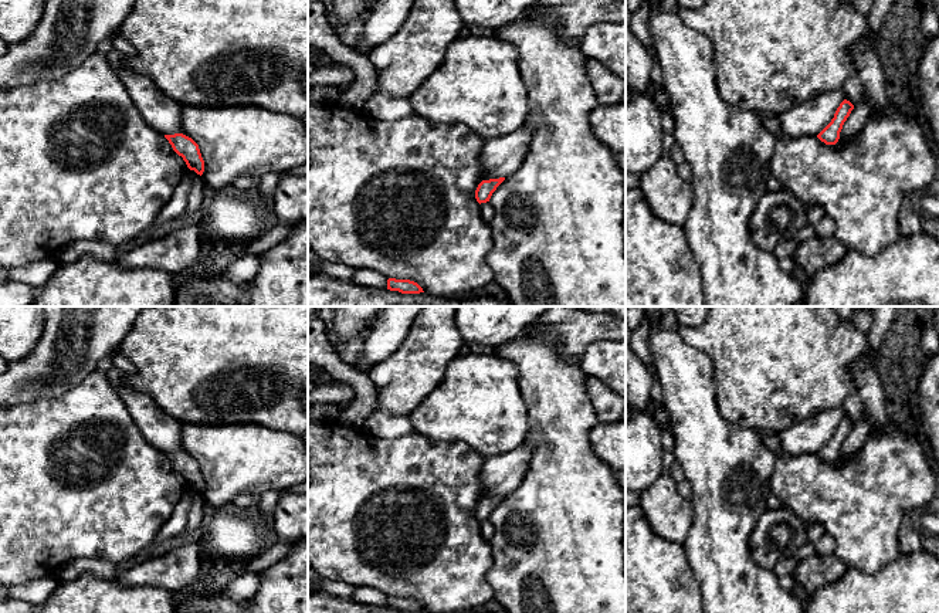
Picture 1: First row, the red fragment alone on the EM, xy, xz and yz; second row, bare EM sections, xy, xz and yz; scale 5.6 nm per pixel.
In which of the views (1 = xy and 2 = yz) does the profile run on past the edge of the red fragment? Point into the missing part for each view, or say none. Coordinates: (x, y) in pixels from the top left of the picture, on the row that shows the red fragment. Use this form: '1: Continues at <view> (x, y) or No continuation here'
1: No continuation here
2: No continuation here

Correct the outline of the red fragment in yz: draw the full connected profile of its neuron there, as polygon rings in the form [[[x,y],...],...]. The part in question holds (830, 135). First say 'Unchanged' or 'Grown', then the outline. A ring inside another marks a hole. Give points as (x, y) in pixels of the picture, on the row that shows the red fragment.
Unchanged. [[[844,99],[837,108],[831,122],[817,135],[817,138],[826,145],[835,145],[840,139],[843,125],[852,109],[854,105],[850,101]]]

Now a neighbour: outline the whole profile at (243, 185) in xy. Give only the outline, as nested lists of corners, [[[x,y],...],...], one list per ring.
[[[238,176],[233,180],[230,190],[237,194],[250,196],[255,192],[255,186],[257,179],[251,176]]]

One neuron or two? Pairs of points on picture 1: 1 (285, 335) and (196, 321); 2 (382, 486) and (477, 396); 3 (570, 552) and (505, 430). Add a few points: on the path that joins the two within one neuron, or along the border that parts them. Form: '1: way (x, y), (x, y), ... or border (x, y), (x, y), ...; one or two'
1: way (263, 321), (219, 321); one
2: border (414, 432), (439, 440), (463, 440), (465, 443); two
3: border (528, 407), (528, 432), (524, 440); two

